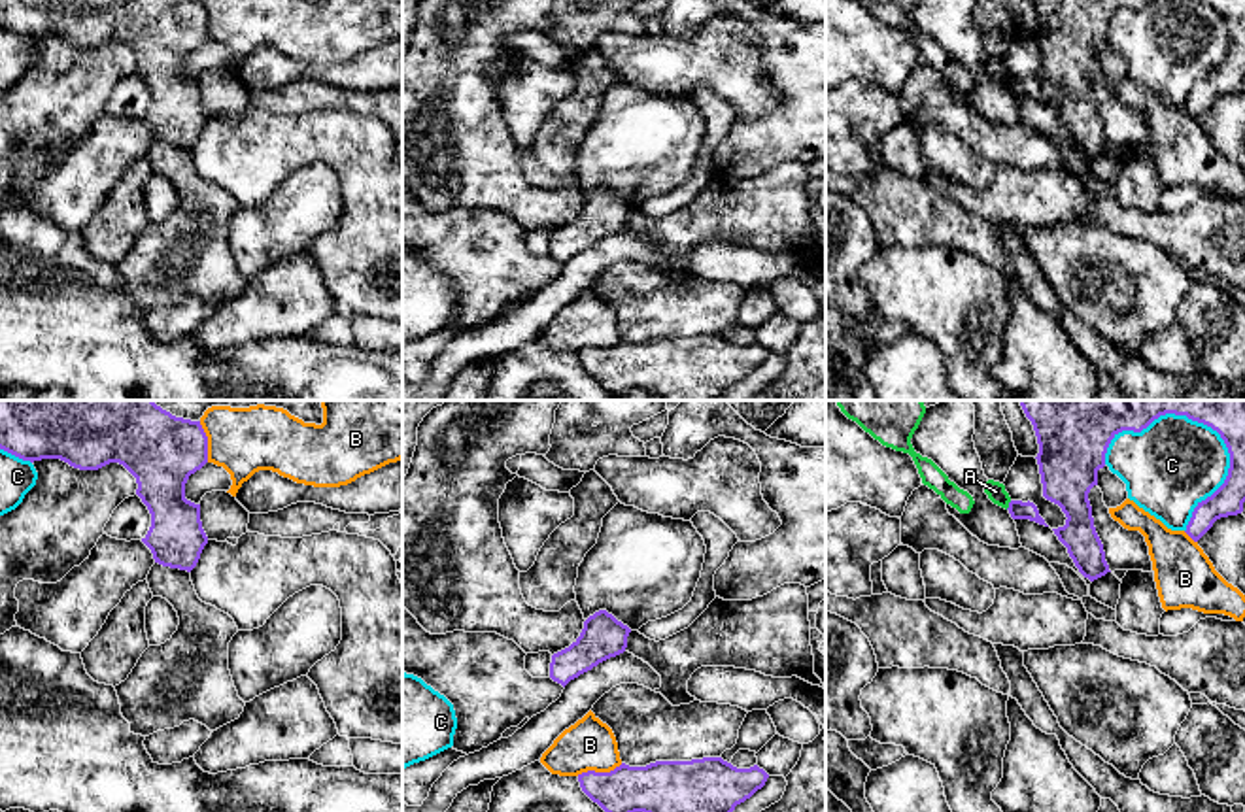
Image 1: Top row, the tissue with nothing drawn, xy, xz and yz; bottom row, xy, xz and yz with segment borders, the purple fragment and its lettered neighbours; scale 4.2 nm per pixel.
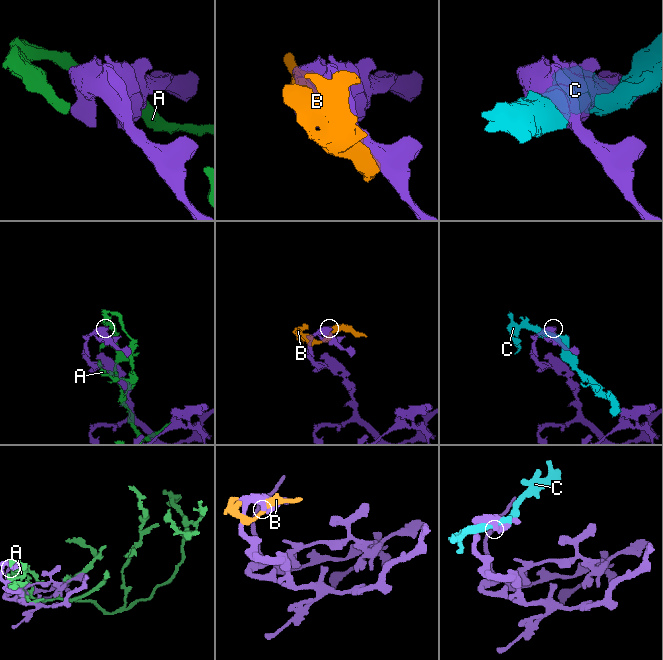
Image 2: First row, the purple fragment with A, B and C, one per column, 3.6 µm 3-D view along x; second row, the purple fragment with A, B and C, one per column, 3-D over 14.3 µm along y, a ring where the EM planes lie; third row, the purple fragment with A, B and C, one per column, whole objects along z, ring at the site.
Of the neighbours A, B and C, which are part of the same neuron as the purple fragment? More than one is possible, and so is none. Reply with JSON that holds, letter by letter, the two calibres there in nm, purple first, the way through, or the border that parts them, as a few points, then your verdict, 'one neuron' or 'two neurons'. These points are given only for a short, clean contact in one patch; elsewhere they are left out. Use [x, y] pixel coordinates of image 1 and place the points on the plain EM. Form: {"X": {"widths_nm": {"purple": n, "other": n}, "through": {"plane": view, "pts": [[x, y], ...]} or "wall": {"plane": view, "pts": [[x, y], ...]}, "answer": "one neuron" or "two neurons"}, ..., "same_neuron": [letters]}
{"A": {"widths_nm": {"purple": 80, "other": 80}, "answer": "two neurons"}, "B": {"widths_nm": {"purple": 220, "other": 220}, "answer": "two neurons"}, "C": {"widths_nm": {"purple": 130, "other": 380}, "answer": "two neurons"}, "same_neuron": []}

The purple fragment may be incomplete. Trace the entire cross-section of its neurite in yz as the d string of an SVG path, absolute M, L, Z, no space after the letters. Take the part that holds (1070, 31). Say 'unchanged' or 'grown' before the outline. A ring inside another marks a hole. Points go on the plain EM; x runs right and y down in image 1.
unchanged; M1032 0L1039 30L1043 74L1062 85L1066 102L1052 106L1079 149L1090 159L1105 153L1103 121L1096 110L1088 70L1098 62L1111 17L1151 0Z

